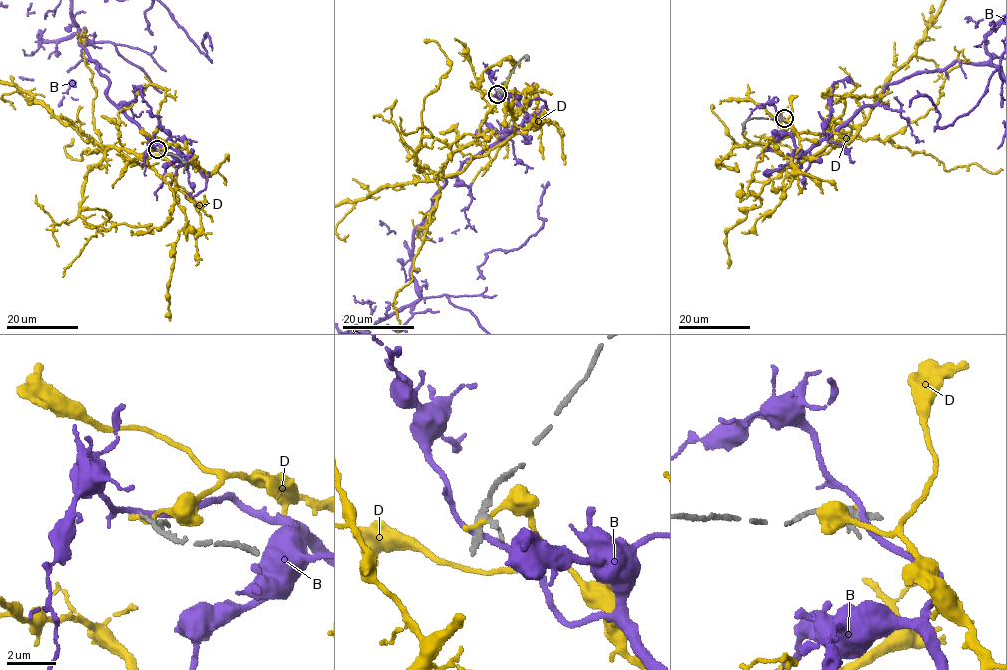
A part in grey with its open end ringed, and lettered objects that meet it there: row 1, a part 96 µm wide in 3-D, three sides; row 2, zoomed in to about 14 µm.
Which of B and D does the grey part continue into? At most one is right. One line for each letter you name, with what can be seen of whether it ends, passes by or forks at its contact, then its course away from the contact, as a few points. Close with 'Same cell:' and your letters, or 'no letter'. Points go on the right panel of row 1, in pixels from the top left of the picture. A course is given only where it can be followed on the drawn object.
Same cell: no letter

